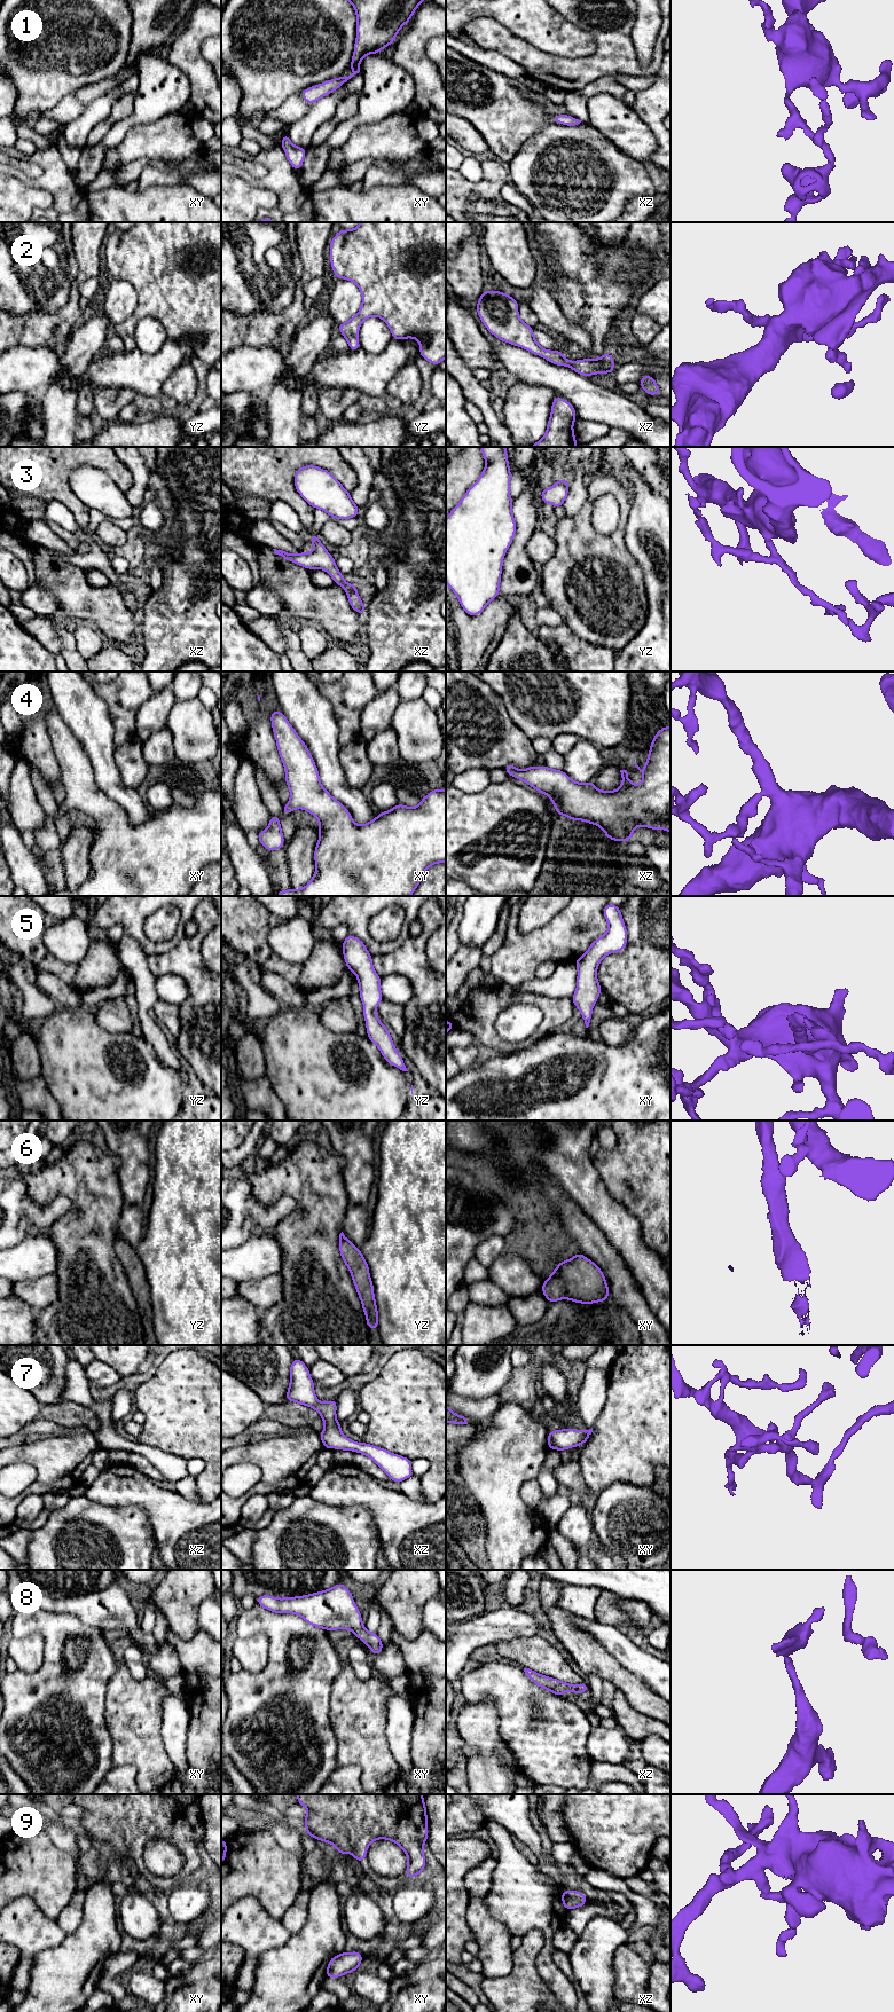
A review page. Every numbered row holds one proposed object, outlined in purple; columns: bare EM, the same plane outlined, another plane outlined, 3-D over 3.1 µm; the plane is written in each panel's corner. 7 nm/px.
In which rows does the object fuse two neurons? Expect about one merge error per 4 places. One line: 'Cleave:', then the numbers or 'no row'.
Cleave: no row

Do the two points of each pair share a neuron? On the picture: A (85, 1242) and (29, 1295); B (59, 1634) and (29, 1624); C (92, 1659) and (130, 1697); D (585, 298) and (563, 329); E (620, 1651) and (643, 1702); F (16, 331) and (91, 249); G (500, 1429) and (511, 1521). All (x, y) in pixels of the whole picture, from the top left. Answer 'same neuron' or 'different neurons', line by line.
A: different neurons
B: same neuron
C: different neurons
D: different neurons
E: different neurons
F: same neuron
G: same neuron

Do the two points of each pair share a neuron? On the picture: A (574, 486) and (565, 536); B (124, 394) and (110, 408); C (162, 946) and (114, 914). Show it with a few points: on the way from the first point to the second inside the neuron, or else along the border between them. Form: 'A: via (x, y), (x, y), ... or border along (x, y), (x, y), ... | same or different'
A: border along (587, 496), (587, 500), (574, 516), (566, 516) | different
B: via (120, 398), (114, 405) | same
C: via (149, 945), (126, 921) | same

